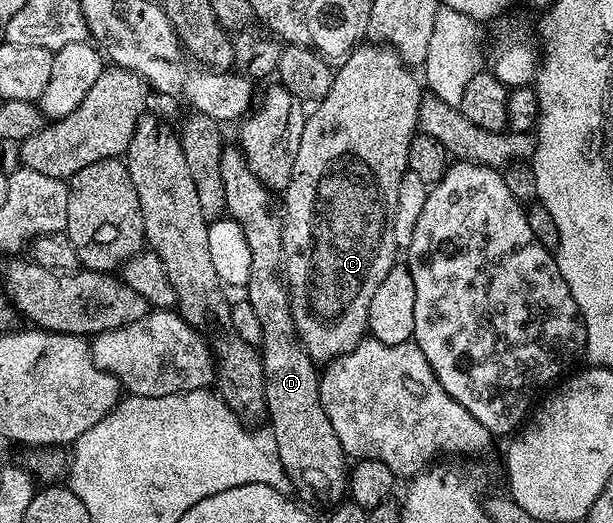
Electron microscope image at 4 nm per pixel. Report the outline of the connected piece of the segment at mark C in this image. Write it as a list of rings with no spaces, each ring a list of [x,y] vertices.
[[[362,42],[345,57],[344,60],[340,61],[339,67],[333,73],[333,81],[331,82],[331,90],[322,98],[316,105],[317,108],[308,113],[305,117],[305,129],[303,130],[303,139],[299,141],[299,155],[295,158],[295,170],[291,174],[289,184],[283,190],[283,219],[285,225],[283,226],[283,279],[289,290],[289,305],[293,311],[293,321],[295,322],[295,328],[299,334],[299,338],[303,342],[303,346],[307,350],[307,354],[315,362],[328,362],[334,360],[337,356],[343,355],[345,352],[355,347],[360,341],[366,339],[367,329],[369,327],[369,311],[371,310],[371,298],[375,294],[375,290],[379,286],[379,282],[383,282],[383,278],[387,278],[387,270],[391,270],[394,264],[398,263],[399,260],[399,249],[395,242],[395,206],[397,205],[397,198],[399,195],[399,182],[403,182],[403,174],[409,171],[409,151],[411,150],[411,142],[413,137],[417,135],[419,131],[418,127],[418,116],[420,114],[421,101],[423,99],[423,84],[420,79],[418,81],[413,77],[414,69],[403,62],[403,58],[395,48],[389,47],[387,44],[380,42]]]

